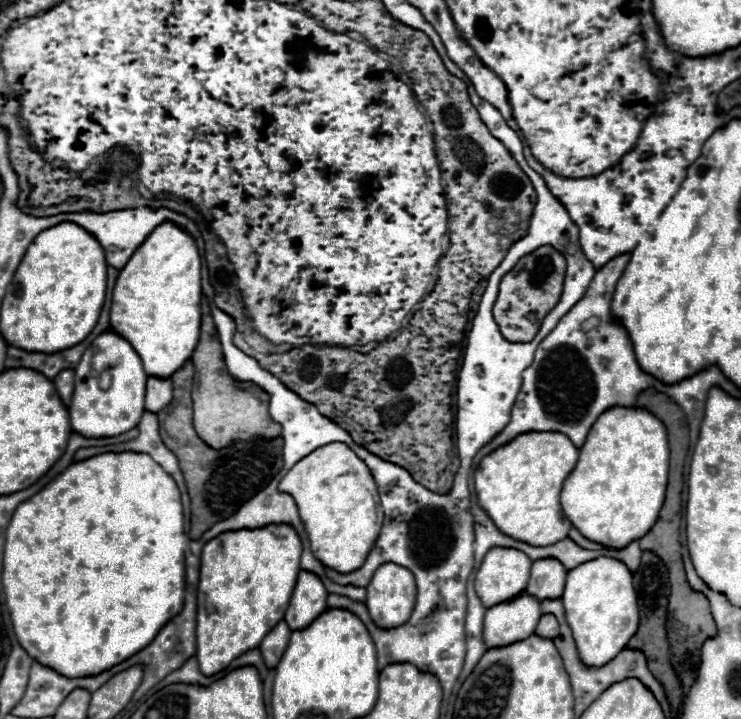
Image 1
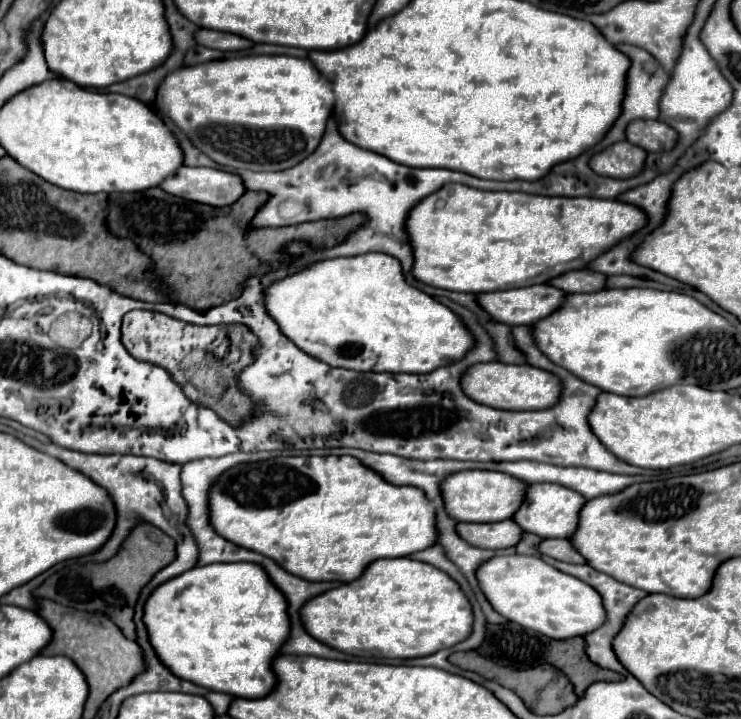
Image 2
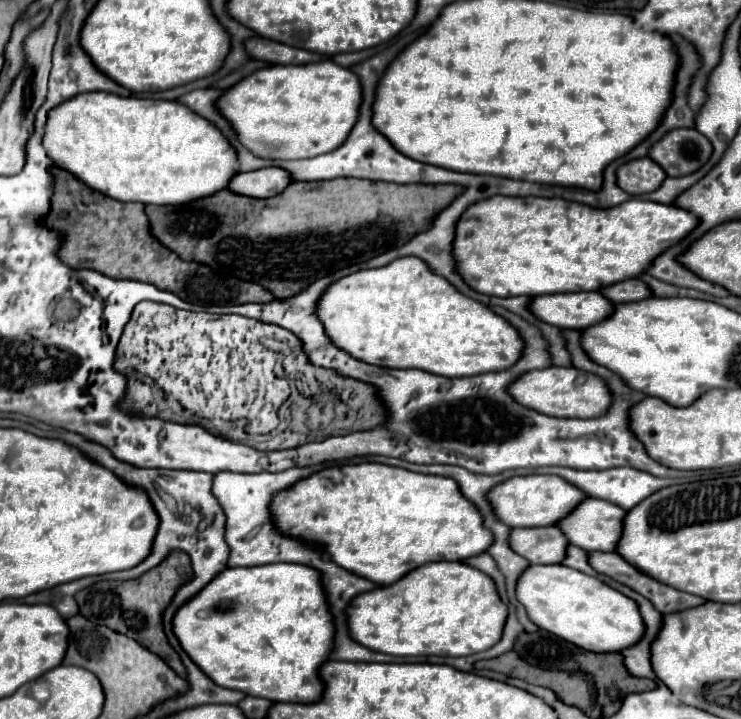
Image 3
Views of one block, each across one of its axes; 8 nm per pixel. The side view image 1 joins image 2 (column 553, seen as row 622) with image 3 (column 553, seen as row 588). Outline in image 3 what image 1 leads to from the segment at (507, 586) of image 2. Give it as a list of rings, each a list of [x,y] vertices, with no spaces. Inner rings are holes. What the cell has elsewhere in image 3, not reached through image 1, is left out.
[[[530,564],[516,582],[516,598],[538,628],[590,652],[620,652],[622,648],[636,644],[644,632],[642,616],[634,600],[604,582],[562,564]]]

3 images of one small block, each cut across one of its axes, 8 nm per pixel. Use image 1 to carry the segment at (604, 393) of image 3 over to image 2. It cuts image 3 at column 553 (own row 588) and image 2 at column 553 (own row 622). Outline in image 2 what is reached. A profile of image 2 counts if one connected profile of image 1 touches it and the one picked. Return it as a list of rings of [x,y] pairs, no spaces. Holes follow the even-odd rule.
[[[486,362],[470,366],[460,378],[462,392],[484,406],[494,406],[498,410],[542,410],[554,406],[560,398],[560,380],[546,370],[538,370],[528,364],[502,364]]]

